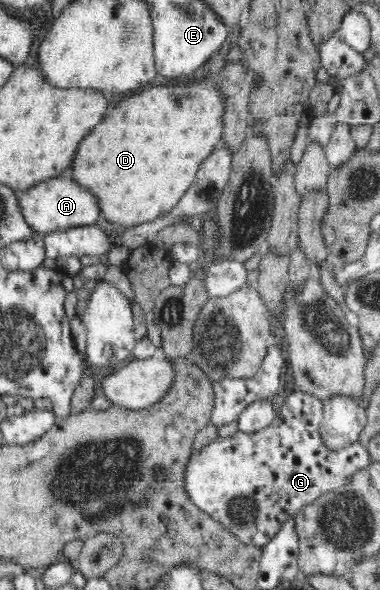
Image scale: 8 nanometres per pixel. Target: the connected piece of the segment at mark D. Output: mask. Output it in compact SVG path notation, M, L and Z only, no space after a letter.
M197 79L197 81L191 81L189 85L167 85L167 87L151 87L142 90L140 93L120 101L116 106L109 106L103 121L92 129L93 133L89 133L89 137L85 137L85 141L81 141L81 153L75 155L77 163L73 163L68 171L79 184L84 185L98 199L101 215L121 229L156 220L158 217L169 213L178 204L181 197L185 196L189 190L189 185L193 183L197 171L200 169L201 163L211 155L213 149L216 149L217 143L223 139L224 116L223 94L219 92L213 79Z

